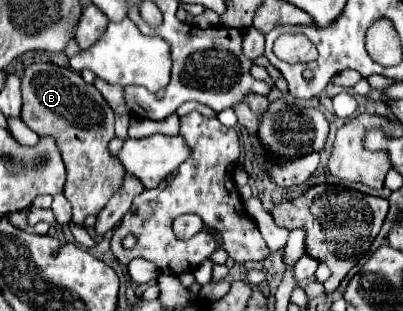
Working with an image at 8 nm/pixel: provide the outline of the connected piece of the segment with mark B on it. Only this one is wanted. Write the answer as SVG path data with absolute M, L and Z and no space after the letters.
M33 63L21 79L23 89L23 123L39 137L53 137L67 167L65 197L73 205L71 221L83 227L87 215L97 215L111 195L121 187L123 167L109 153L107 145L115 137L115 115L103 95L81 79L79 73L51 63Z

